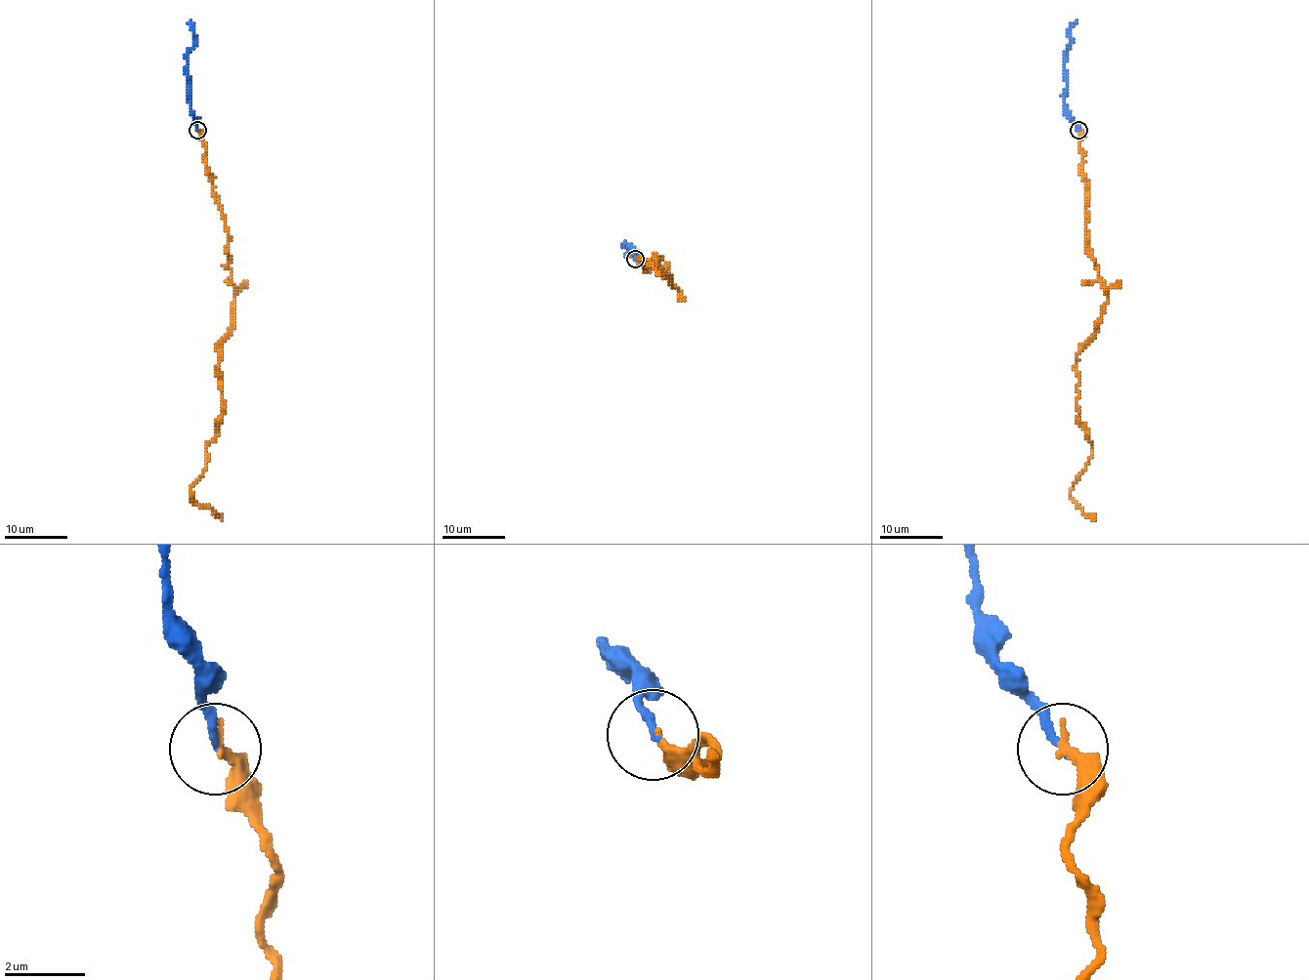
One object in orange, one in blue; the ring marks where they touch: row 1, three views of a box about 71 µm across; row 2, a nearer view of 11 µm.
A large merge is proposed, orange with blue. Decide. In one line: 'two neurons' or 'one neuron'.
one neuron

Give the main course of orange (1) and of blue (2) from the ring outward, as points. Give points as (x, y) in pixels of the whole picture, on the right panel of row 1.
1: (1078, 129), (1088, 254), (1109, 301), (1074, 367), (1078, 378), (1076, 408), (1091, 458), (1071, 498), (1094, 521)
2: (1078, 129), (1064, 107), (1068, 80), (1064, 52), (1071, 44), (1069, 27), (1076, 20)

